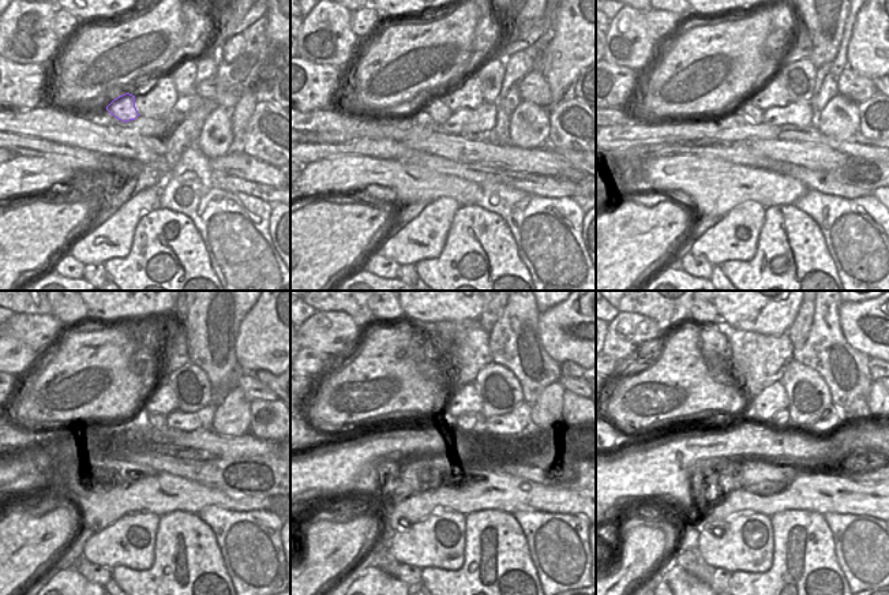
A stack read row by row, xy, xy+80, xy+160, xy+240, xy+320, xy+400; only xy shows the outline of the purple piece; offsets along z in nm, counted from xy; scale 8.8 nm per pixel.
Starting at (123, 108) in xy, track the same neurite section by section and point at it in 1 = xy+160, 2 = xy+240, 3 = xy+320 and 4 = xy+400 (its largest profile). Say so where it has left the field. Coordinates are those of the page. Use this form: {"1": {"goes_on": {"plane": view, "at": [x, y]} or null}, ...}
{"1": {"goes_on": {"plane": "xy+160", "at": [747, 113]}}, "2": {"goes_on": {"plane": "xy+240", "at": [157, 421]}}, "3": {"goes_on": {"plane": "xy+320", "at": [466, 422]}}, "4": {"goes_on": {"plane": "xy+400", "at": [780, 419]}}}

